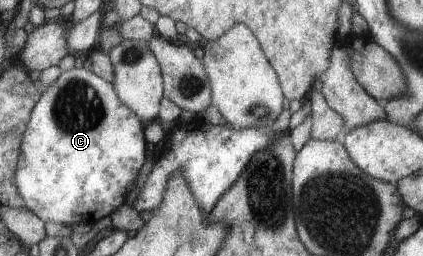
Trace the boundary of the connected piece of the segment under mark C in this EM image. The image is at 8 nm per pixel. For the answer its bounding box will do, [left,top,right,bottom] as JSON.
[17,68,147,225]

